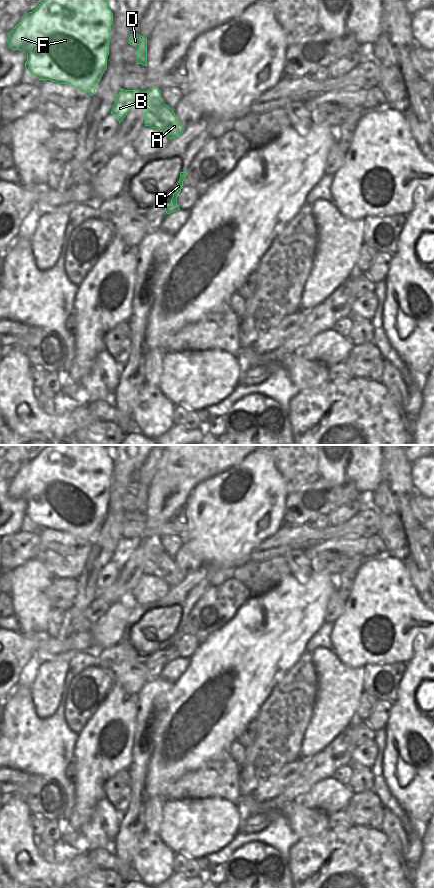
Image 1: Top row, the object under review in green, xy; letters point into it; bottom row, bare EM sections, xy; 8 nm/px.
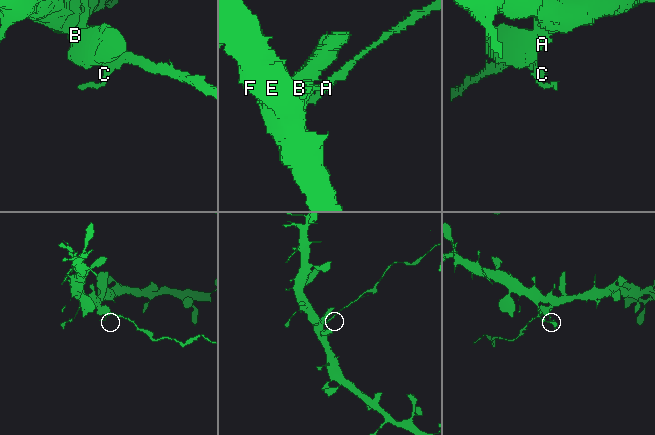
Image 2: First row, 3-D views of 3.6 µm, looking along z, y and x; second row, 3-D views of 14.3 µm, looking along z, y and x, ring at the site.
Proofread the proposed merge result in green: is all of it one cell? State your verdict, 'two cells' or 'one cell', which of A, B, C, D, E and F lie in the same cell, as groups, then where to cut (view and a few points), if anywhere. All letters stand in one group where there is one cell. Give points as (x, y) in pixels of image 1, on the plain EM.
two cells; groups A C / B D E F; cut xy (164, 551), (156, 556), (147, 558)

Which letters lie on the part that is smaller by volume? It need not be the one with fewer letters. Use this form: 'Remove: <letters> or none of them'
Remove: A, C

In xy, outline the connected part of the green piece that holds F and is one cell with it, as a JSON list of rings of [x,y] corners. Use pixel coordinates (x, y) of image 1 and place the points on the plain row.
[[[48,445],[11,478],[7,491],[27,503],[25,516],[39,528],[68,532],[92,544],[107,515],[112,471],[106,445]]]

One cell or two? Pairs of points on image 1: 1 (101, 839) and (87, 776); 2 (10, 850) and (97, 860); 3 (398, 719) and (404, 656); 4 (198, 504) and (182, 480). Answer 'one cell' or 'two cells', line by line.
1: two cells
2: two cells
3: two cells
4: two cells

